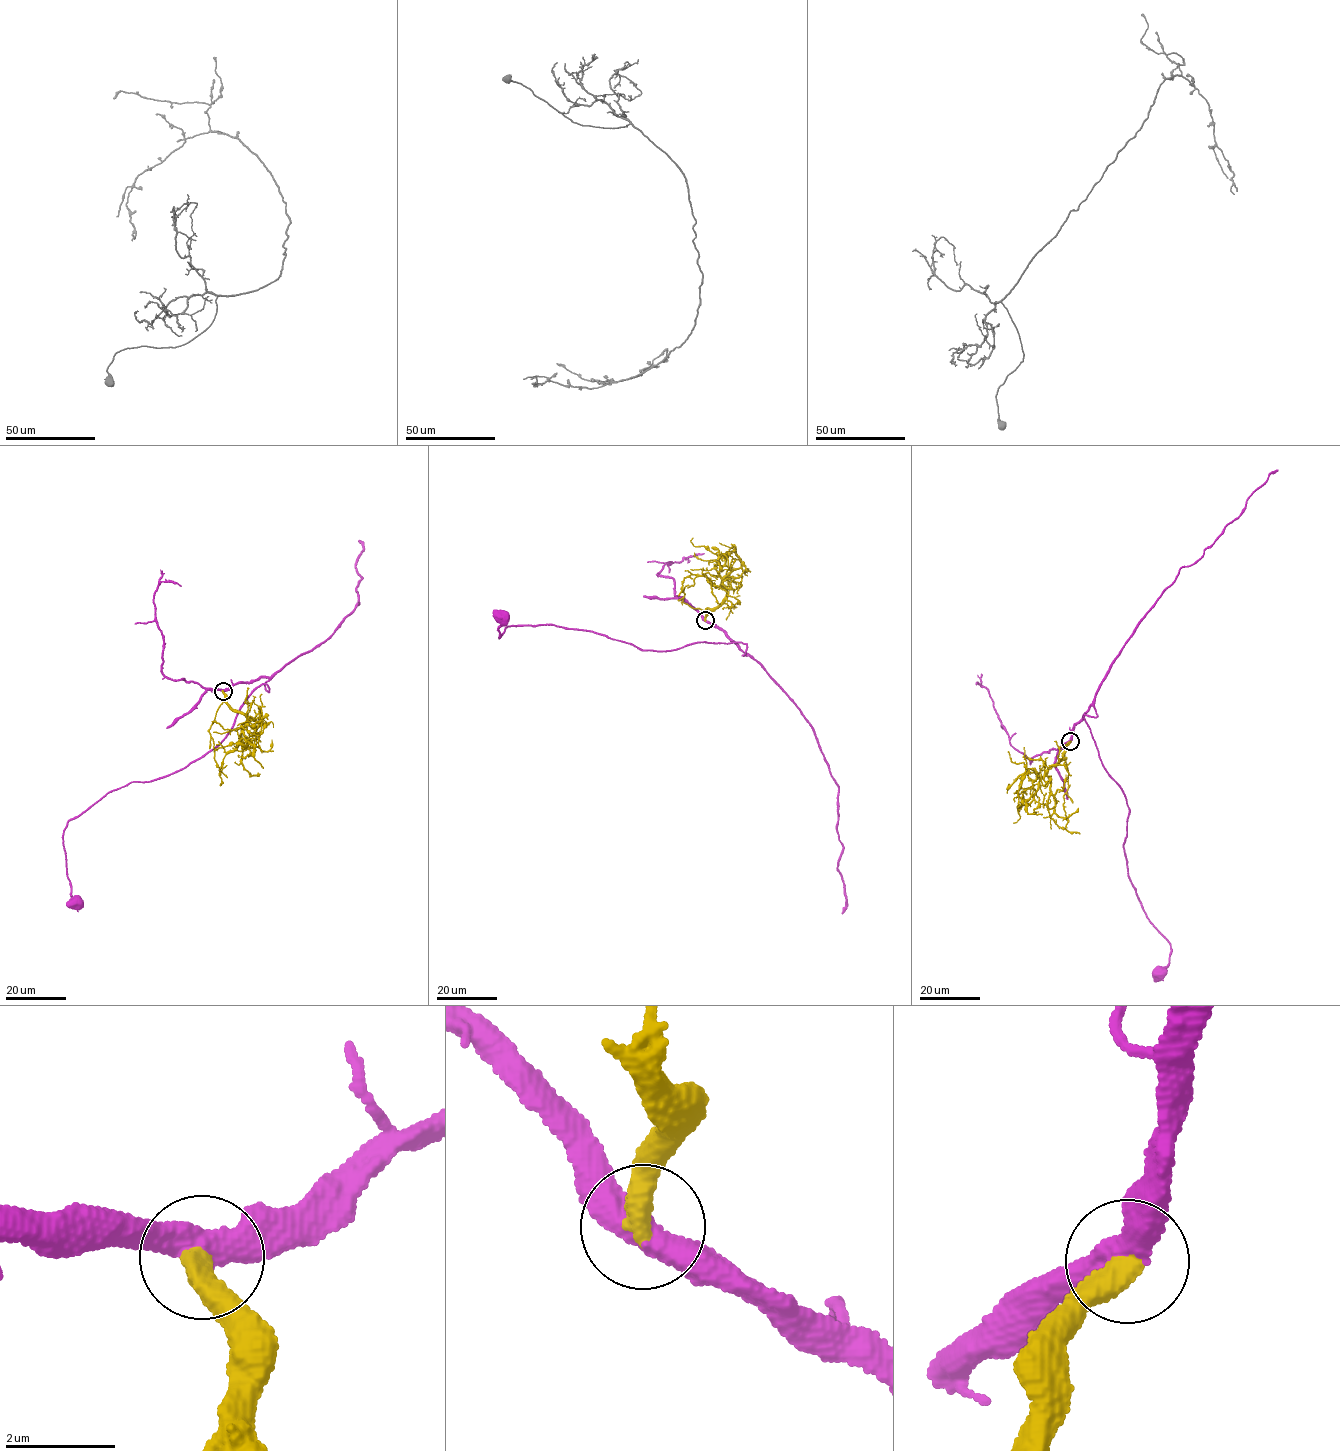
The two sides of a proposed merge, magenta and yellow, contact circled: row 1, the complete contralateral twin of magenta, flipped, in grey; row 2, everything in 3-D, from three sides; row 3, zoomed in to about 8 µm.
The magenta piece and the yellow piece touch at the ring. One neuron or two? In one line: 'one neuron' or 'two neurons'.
two neurons

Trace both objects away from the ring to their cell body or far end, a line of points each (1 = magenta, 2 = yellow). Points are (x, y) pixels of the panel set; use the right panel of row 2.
1: (1070, 741), (1092, 706), (1086, 723), (1129, 811), (1130, 880), (1170, 944), (1157, 974)
2: (1070, 741), (1064, 758), (1051, 767), (1030, 797), (1023, 799), (1018, 813), (1020, 816), (1013, 823)

